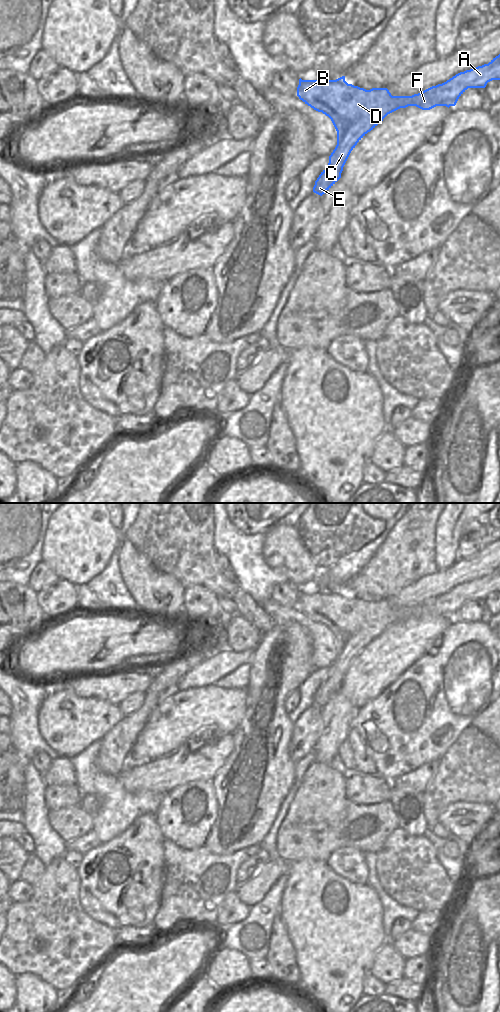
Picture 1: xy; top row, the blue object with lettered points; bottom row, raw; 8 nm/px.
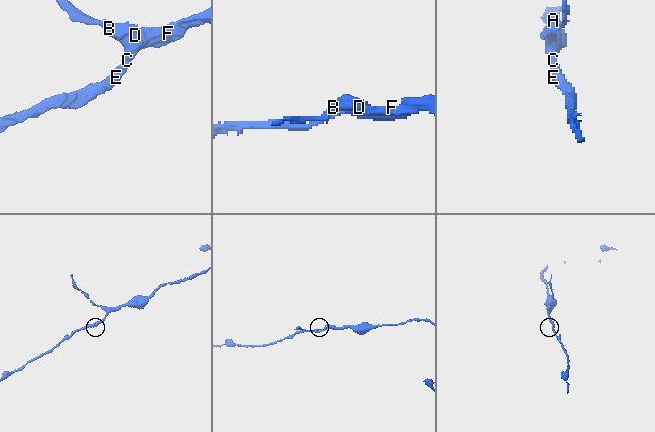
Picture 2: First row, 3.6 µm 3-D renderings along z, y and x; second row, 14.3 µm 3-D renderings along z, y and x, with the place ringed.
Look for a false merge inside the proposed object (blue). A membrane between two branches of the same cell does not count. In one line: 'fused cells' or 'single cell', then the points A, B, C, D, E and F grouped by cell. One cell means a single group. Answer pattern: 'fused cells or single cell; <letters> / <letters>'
single cell; A B C D E F

